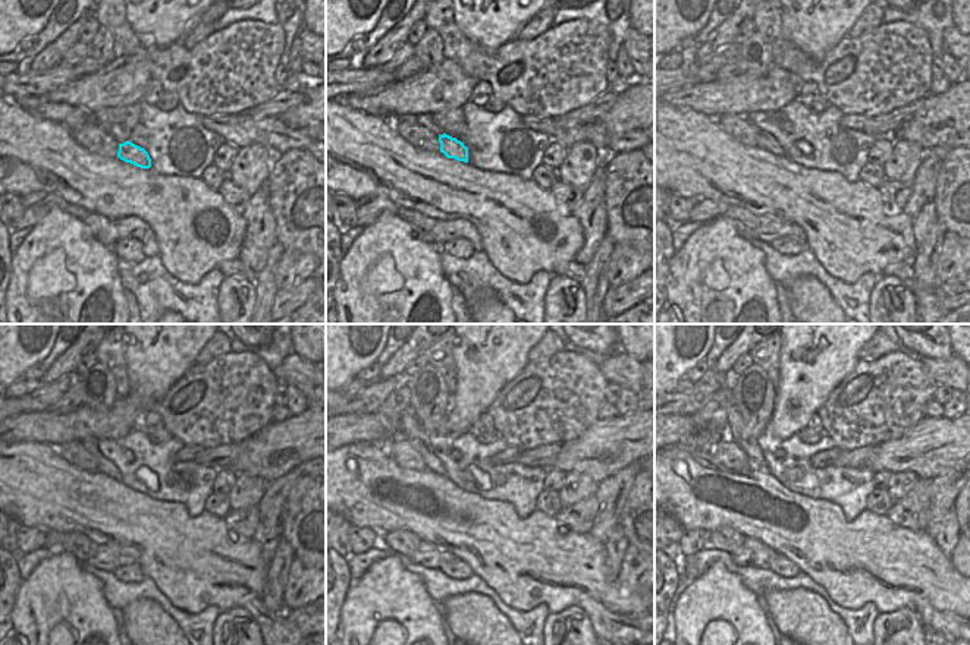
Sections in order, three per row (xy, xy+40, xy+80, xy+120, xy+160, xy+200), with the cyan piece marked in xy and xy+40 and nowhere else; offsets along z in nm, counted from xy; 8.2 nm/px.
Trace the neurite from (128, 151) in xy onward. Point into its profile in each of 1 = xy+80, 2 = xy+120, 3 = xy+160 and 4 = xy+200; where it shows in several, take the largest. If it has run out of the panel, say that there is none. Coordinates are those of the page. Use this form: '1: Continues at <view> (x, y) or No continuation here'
1: Continues at xy+80 (765, 139)
2: Continues at xy+120 (91, 444)
3: Continues at xy+160 (421, 443)
4: Continues at xy+200 (746, 441).

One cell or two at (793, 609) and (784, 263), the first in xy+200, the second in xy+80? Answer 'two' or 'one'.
two

